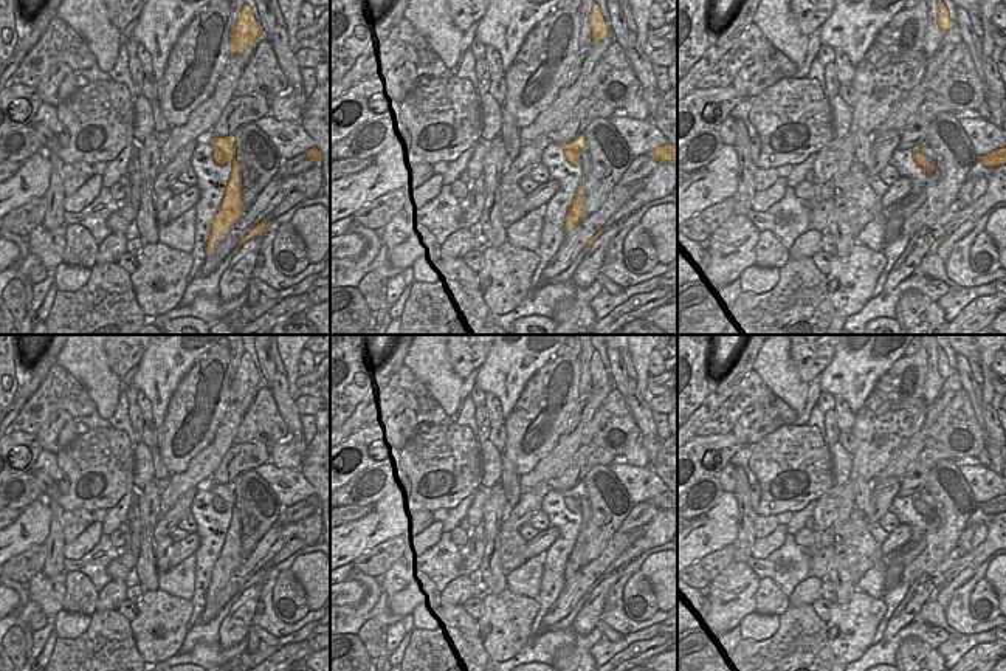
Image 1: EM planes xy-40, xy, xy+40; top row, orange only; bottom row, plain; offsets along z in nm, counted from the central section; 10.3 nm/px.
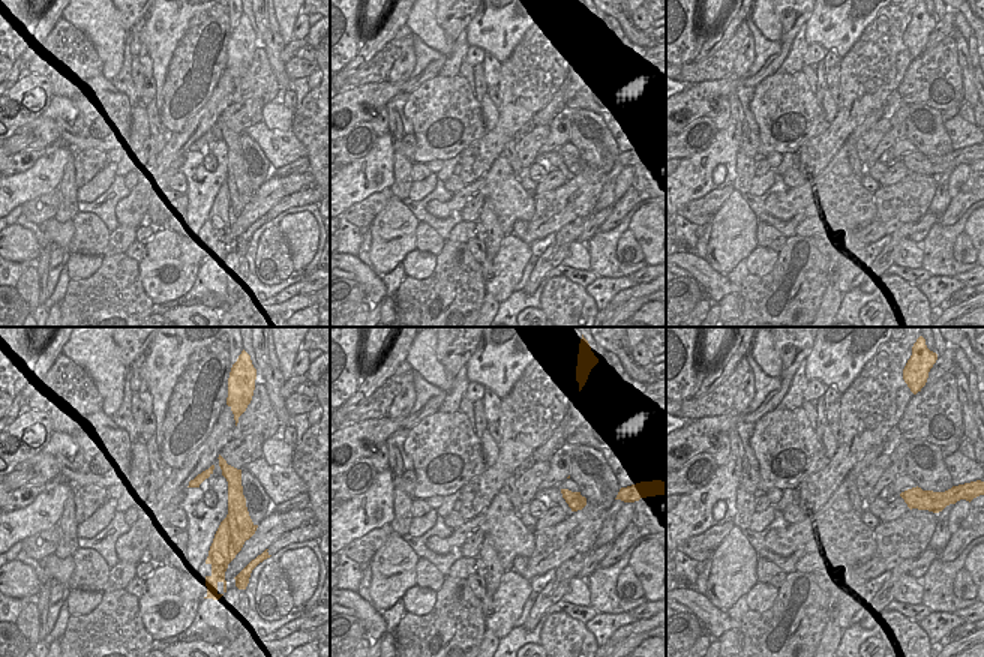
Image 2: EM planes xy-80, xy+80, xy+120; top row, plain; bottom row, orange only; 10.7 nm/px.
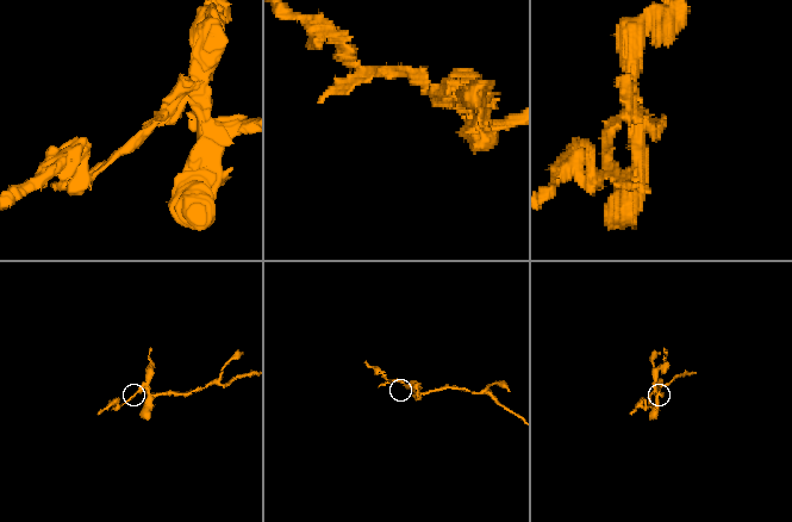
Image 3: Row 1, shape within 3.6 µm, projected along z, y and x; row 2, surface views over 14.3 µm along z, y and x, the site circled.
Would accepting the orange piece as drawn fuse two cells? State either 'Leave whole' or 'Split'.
Split

